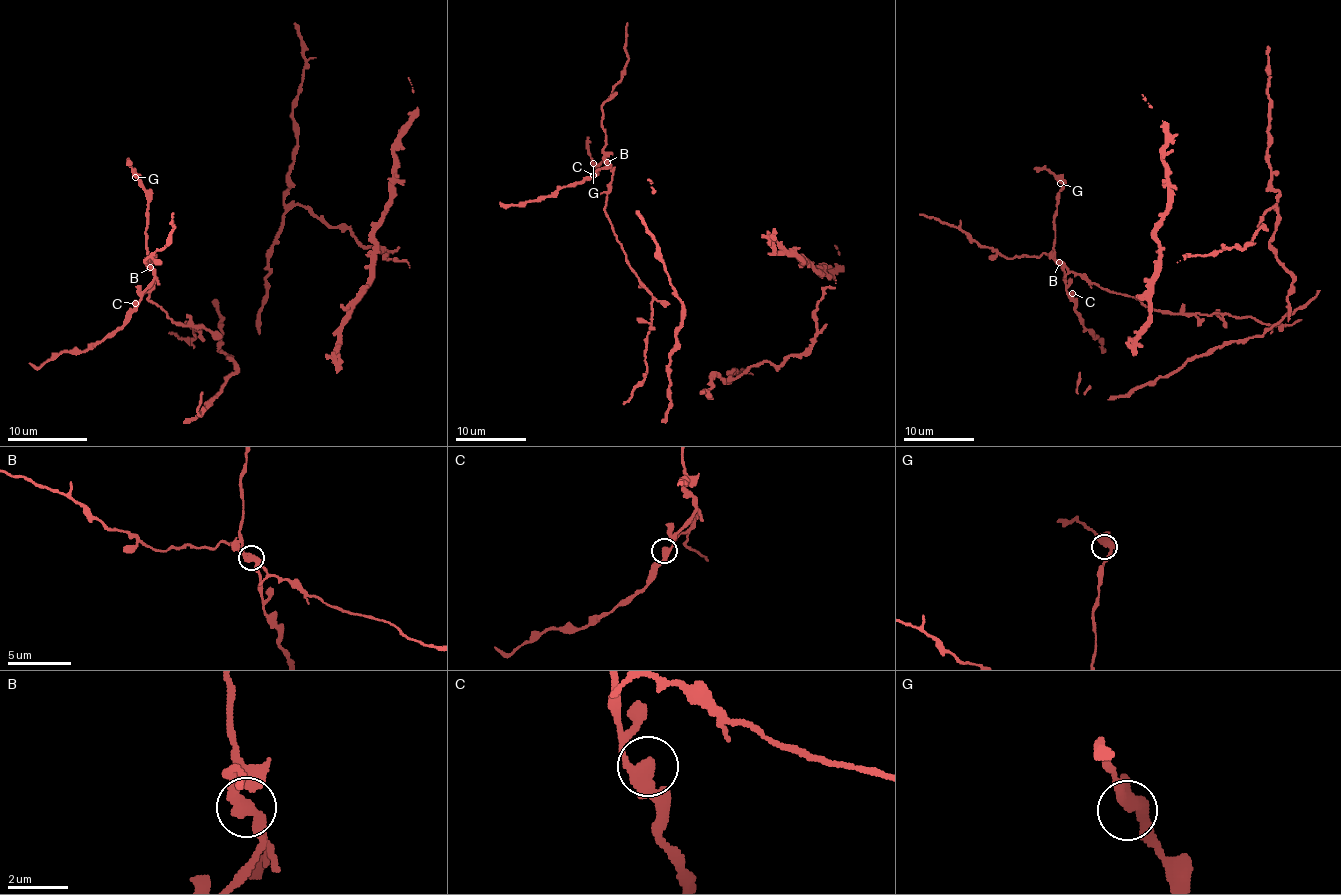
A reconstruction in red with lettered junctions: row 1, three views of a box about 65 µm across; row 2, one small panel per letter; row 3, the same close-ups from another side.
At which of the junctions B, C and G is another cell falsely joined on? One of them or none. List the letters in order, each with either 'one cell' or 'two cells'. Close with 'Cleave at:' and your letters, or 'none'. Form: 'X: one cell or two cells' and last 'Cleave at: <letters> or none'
B: two cells
C: one cell
G: one cell
Cleave at: B

